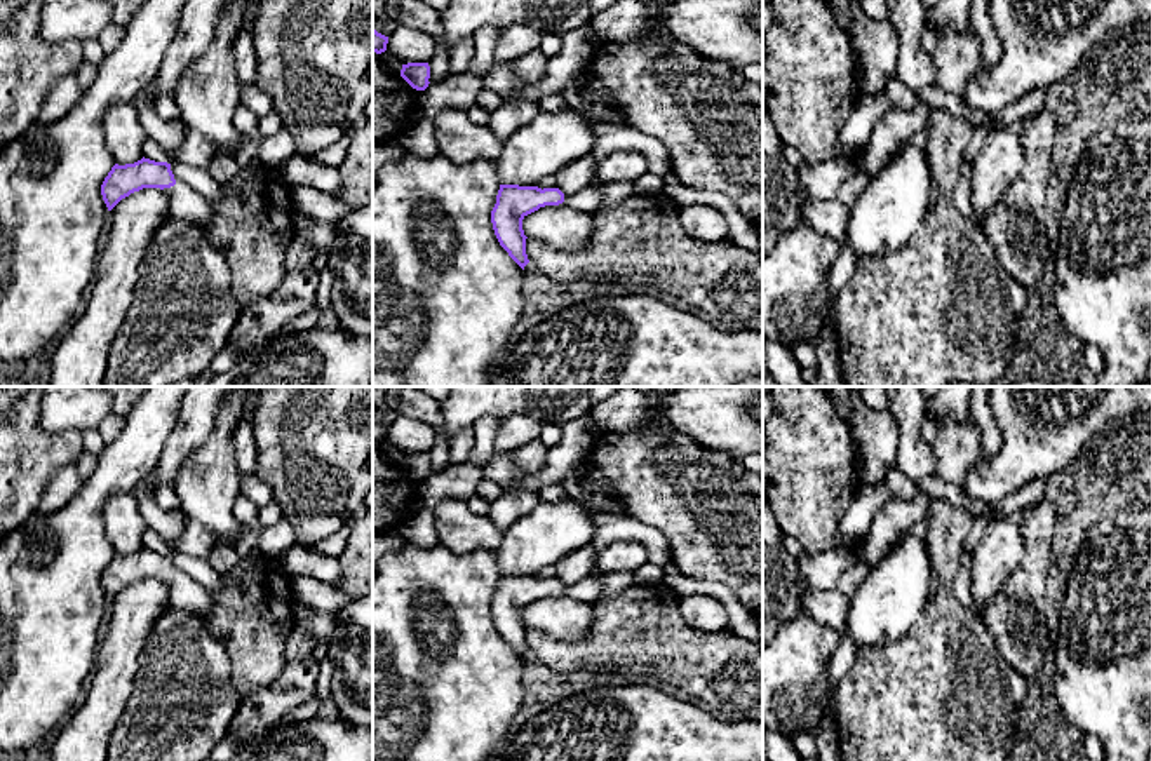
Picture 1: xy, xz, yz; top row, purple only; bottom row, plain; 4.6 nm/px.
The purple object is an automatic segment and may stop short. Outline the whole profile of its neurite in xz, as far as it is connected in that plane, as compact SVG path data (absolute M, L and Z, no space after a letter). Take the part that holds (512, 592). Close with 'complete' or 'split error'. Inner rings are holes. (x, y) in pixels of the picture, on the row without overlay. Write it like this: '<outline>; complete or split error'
M500 575L491 613L500 636L524 660L529 653L522 609L545 596L559 596L564 583L559 578Z; complete

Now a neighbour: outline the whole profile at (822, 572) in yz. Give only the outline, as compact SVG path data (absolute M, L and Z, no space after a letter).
M836 547L818 556L803 554L796 561L803 583L815 590L836 589L839 578L860 562L851 547Z

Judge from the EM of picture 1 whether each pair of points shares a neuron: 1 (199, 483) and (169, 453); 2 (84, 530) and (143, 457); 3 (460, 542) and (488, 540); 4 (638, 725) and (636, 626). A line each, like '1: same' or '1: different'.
1: different
2: same
3: same
4: different

